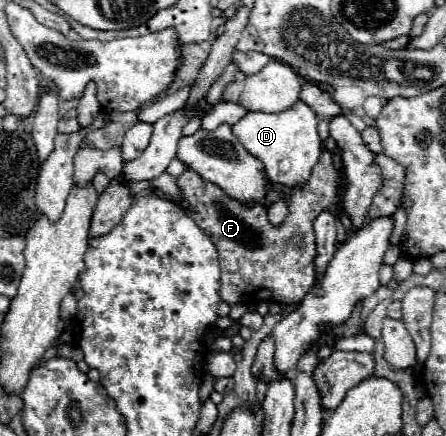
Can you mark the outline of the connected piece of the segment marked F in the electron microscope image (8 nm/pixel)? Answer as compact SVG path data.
M323 151L317 165L311 171L311 179L305 187L293 187L289 197L289 213L281 225L269 225L267 221L267 209L271 203L279 199L279 185L271 183L267 185L265 205L255 203L252 207L235 201L233 197L227 197L221 187L215 183L203 181L193 169L185 169L177 177L177 187L183 195L183 201L189 205L183 209L213 241L217 253L219 253L219 265L221 265L221 299L229 305L243 303L247 307L263 303L263 301L277 301L277 303L299 303L309 287L315 283L315 267L313 259L317 257L315 249L315 235L313 235L313 219L325 207L329 205L329 211L333 215L337 209L341 209L341 221L349 235L353 235L353 223L349 215L343 211L343 199L339 197L339 191L347 187L345 171L335 169L333 165L333 153Z

